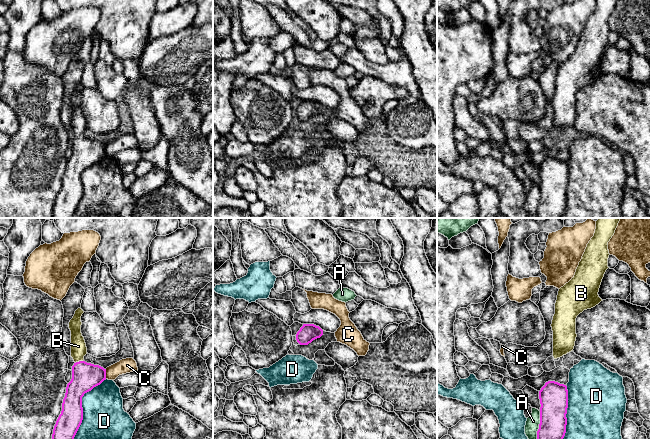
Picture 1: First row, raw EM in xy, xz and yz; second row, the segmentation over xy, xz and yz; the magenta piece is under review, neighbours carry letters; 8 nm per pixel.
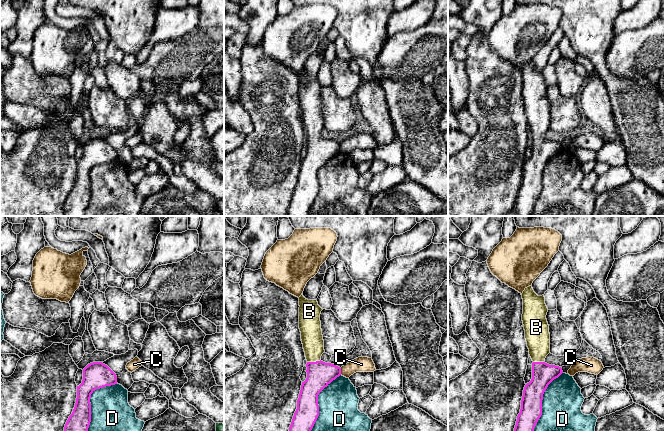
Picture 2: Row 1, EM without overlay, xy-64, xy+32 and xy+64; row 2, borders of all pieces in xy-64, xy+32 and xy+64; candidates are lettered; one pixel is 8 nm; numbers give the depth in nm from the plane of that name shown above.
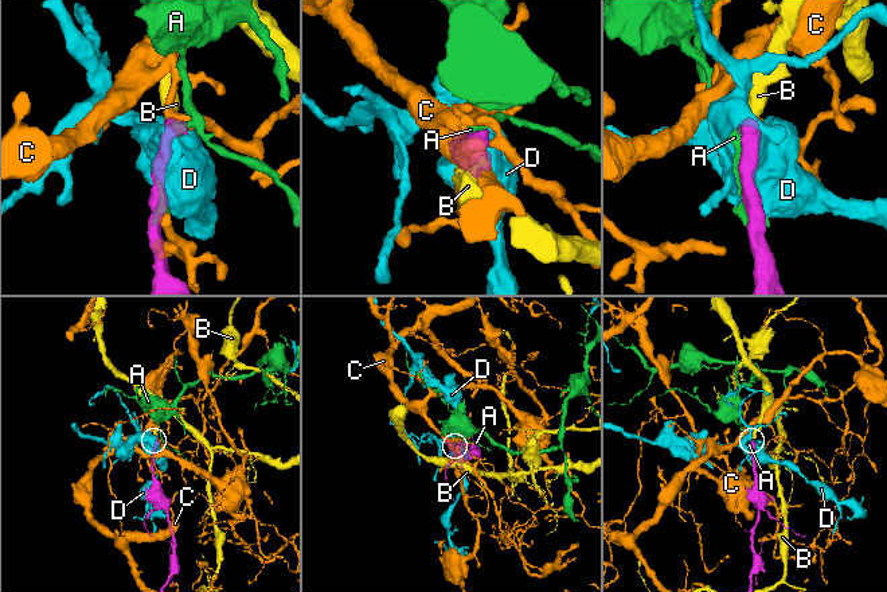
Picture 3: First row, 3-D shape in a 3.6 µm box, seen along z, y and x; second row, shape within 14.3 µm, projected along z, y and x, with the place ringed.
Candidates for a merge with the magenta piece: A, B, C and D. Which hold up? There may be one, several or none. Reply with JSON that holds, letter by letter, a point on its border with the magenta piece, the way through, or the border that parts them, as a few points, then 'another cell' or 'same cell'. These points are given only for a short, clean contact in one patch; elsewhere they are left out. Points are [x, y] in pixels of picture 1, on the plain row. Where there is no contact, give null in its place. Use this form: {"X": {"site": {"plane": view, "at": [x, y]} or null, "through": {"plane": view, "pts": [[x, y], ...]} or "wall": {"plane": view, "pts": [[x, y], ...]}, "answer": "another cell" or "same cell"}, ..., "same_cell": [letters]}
{"A": {"site": {"plane": "yz", "at": [539, 202]}, "answer": "another cell"}, "B": {"site": {"plane": "xy", "at": [79, 137]}, "through": {"plane": "xy", "pts": [[85, 152], [80, 144], [79, 137], [78, 122]]}, "answer": "same cell"}, "C": {"site": {"plane": "xy", "at": [105, 150]}, "answer": "another cell"}, "D": {"site": {"plane": "xy", "at": [81, 183]}, "answer": "another cell"}, "same_cell": ["B"]}

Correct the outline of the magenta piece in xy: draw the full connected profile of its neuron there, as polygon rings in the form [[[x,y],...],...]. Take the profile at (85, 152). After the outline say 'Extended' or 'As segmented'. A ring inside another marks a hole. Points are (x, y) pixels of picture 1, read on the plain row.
[[[78,84],[69,98],[69,105],[71,107],[71,133],[75,139],[72,142],[72,155],[66,163],[65,173],[62,179],[62,187],[53,205],[52,218],[74,217],[74,213],[83,196],[82,173],[85,169],[91,167],[94,163],[100,161],[106,156],[106,145],[99,141],[94,141],[84,137],[84,132],[87,130],[87,123],[81,109],[81,92],[83,89],[84,87],[81,84]]]. Extended

